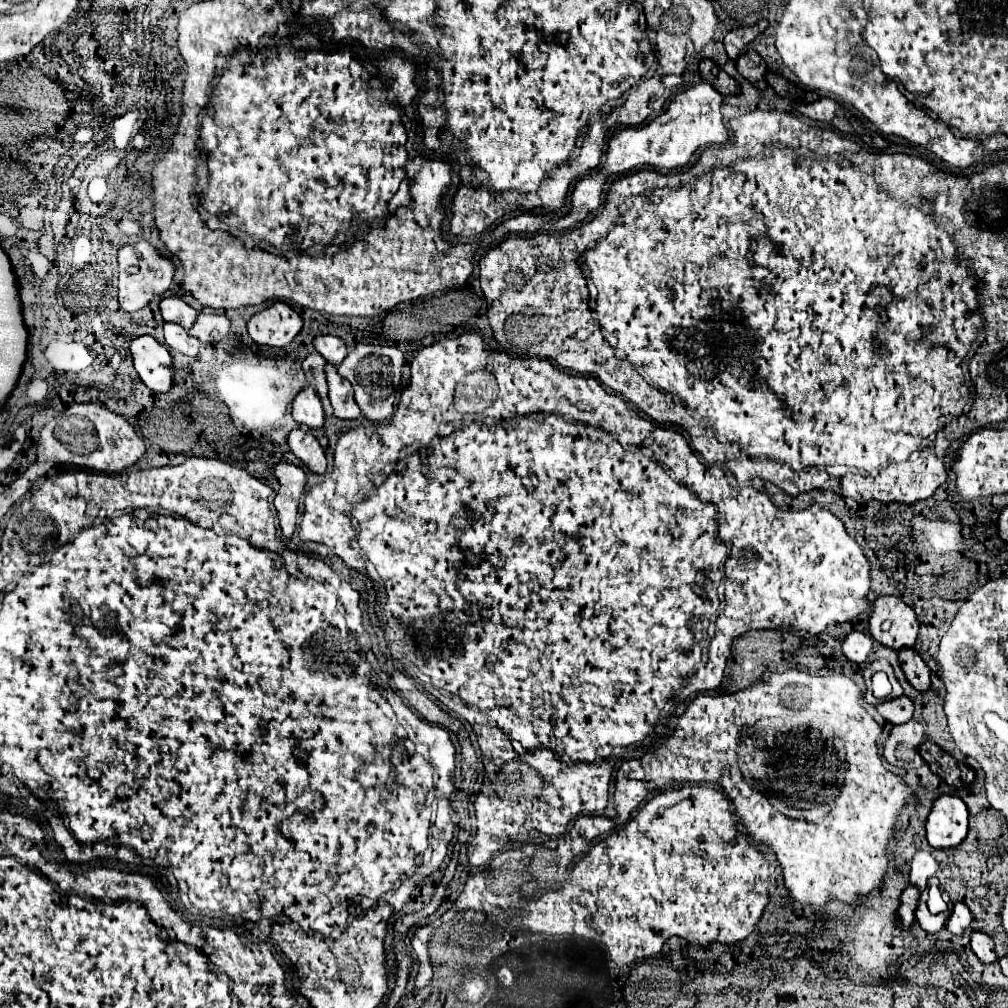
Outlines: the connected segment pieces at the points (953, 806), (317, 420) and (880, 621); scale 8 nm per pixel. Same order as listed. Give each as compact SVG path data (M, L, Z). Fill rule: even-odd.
M942 795L926 821L928 843L934 849L958 847L968 833L968 807L956 795Z
M306 387L298 393L292 403L292 417L298 425L304 425L308 429L320 429L324 425L324 409L320 397L312 387Z
M878 597L870 615L870 635L892 649L914 647L920 623L910 605L900 597Z

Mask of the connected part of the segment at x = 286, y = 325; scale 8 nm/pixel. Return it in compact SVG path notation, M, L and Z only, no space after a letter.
M276 301L256 313L248 323L248 333L254 343L268 347L286 347L302 329L302 315L288 303Z

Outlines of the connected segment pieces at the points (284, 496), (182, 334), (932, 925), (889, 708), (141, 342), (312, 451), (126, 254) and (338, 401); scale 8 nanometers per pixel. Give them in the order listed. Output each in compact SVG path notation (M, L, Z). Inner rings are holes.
M278 463L274 469L274 475L280 481L280 491L274 497L274 507L280 517L282 533L286 539L290 539L298 521L298 513L300 513L298 507L306 487L306 473L304 469L292 463Z
M164 323L164 339L166 339L166 345L170 349L176 349L176 351L190 355L190 357L198 355L200 341L176 323Z
M925 889L920 894L920 905L918 905L918 909L916 909L916 921L918 921L918 925L926 931L926 933L938 933L938 931L942 931L944 927L946 927L946 921L948 921L948 917L950 917L950 909L948 911L942 911L942 913L938 913L938 915L932 915L930 911L928 911L928 905L926 905L926 901L928 899L928 889Z
M902 695L902 697L898 697L898 699L892 699L892 701L886 701L886 703L880 703L880 705L876 705L876 709L878 709L878 713L886 719L886 721L890 721L890 723L906 723L906 721L910 721L912 719L912 715L914 715L914 703L912 703L912 699L910 697L906 697L906 695Z
M142 335L132 339L130 353L134 359L134 369L138 371L142 383L154 393L168 393L174 385L174 367L170 351L160 345L154 337Z
M294 429L288 435L288 445L292 453L312 471L312 473L324 473L326 471L326 455L324 449L320 447L318 439L312 437L310 433L302 429Z
M138 241L134 245L126 245L118 251L118 265L120 265L120 283L118 283L118 301L120 307L128 313L134 313L146 307L154 297L162 297L172 281L174 281L174 263L172 259L164 257L154 245L148 241Z
M330 363L326 365L326 377L328 377L328 389L330 389L330 401L332 401L334 415L340 419L358 419L362 413L354 401L350 381L340 377L336 367Z

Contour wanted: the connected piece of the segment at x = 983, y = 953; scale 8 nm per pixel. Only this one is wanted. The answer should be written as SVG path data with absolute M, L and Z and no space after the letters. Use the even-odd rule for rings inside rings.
M974 931L972 933L972 951L976 953L976 957L982 961L982 963L994 963L998 957L994 953L994 943L992 939L986 935L986 933L980 933L980 931Z

